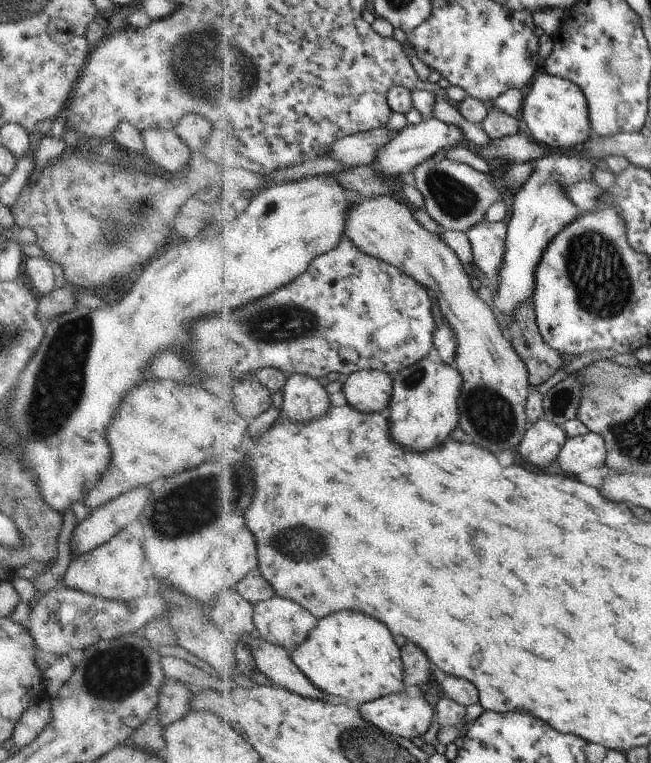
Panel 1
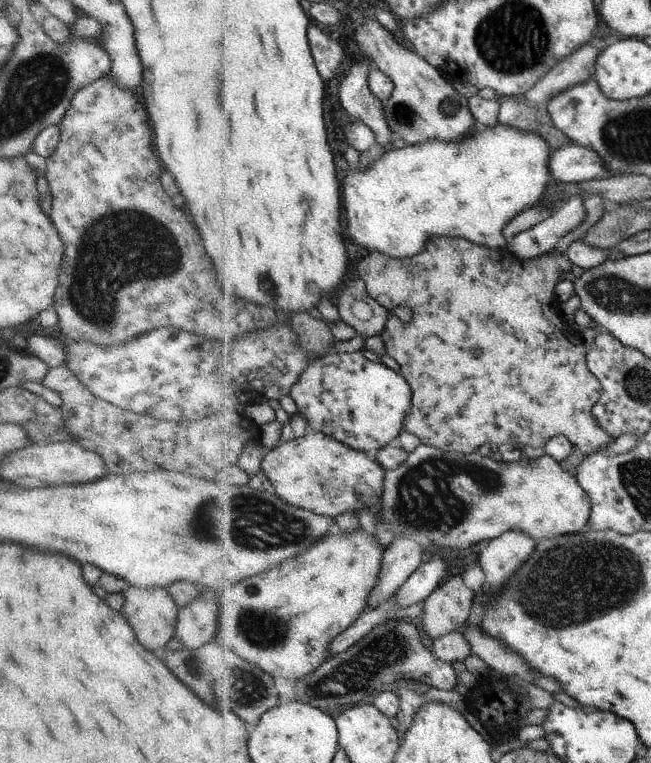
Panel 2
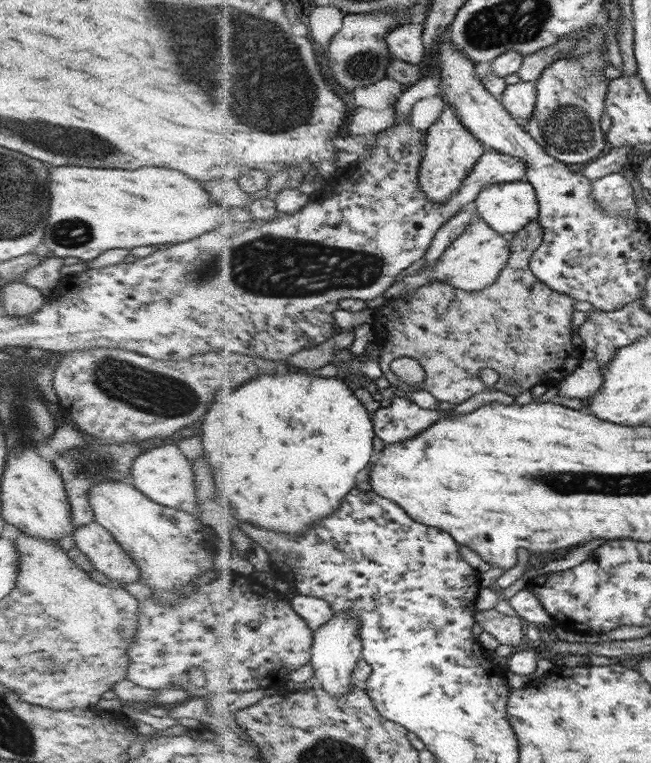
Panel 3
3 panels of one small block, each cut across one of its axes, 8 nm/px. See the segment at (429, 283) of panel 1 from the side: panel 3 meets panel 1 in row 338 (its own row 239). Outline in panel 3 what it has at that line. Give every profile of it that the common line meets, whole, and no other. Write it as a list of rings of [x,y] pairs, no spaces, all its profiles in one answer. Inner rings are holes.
[[[480,217],[472,221],[467,232],[455,242],[439,260],[434,268],[424,267],[419,273],[409,275],[398,283],[394,283],[384,294],[387,301],[404,297],[410,291],[415,291],[427,284],[438,282],[454,284],[458,288],[466,290],[482,290],[486,286],[494,284],[500,276],[500,273],[507,267],[508,259],[511,258],[511,247],[508,237],[491,227]]]

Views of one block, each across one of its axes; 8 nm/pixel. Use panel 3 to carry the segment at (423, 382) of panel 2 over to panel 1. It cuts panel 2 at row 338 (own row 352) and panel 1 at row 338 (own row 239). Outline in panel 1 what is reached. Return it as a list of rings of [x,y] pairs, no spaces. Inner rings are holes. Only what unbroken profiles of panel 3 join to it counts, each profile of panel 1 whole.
[[[528,300],[516,313],[515,320],[503,330],[515,352],[519,354],[529,370],[529,380],[536,388],[549,380],[567,362],[560,353],[547,346],[535,322],[533,303]]]

